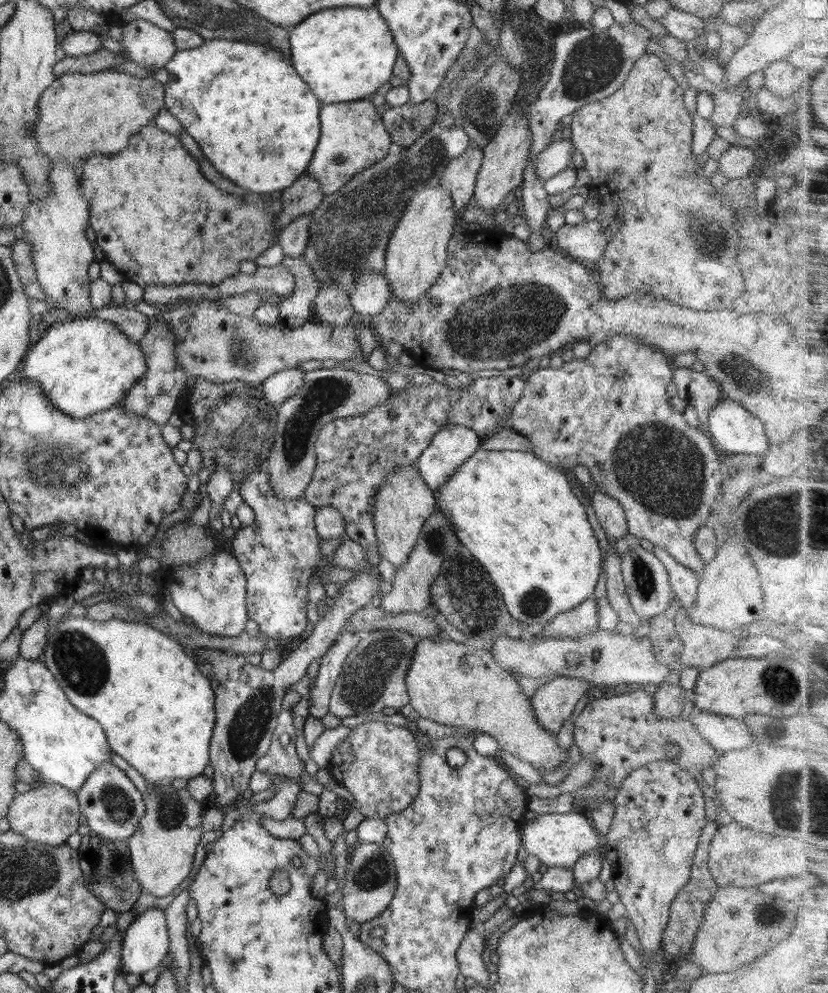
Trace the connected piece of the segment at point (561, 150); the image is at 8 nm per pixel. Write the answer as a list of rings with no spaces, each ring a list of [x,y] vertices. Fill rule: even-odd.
[[[566,134],[560,142],[551,142],[540,154],[535,163],[538,178],[549,179],[556,173],[568,169],[572,165],[572,152],[576,149],[569,134]]]

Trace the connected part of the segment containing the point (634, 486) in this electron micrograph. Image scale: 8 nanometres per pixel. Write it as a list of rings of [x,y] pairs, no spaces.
[[[614,333],[608,335],[606,340],[599,342],[592,347],[589,356],[584,358],[574,357],[570,362],[563,362],[560,368],[542,368],[534,370],[532,374],[524,379],[525,387],[518,402],[512,406],[509,415],[505,418],[512,431],[516,431],[525,436],[533,444],[533,453],[549,465],[557,467],[558,470],[569,472],[573,466],[583,464],[592,476],[591,483],[596,485],[596,492],[610,495],[612,499],[618,499],[618,503],[624,509],[626,515],[627,533],[634,537],[650,541],[654,547],[665,549],[672,560],[678,561],[686,568],[693,570],[698,577],[702,576],[706,562],[703,562],[698,555],[698,551],[692,545],[692,540],[696,536],[696,529],[707,525],[711,508],[719,497],[722,489],[724,474],[722,473],[722,452],[717,449],[712,438],[703,428],[695,429],[691,427],[682,413],[674,411],[670,404],[670,397],[667,395],[667,385],[673,378],[673,369],[670,358],[660,351],[654,350],[647,344],[639,343],[635,338],[628,335]]]

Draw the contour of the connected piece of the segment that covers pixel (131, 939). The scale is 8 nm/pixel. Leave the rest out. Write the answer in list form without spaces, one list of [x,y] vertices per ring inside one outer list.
[[[149,907],[138,914],[123,934],[124,973],[143,977],[160,966],[169,954],[169,934],[165,912]]]

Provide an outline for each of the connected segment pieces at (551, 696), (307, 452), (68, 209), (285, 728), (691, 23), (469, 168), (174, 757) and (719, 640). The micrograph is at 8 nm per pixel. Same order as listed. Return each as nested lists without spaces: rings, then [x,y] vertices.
[[[556,677],[544,683],[531,696],[531,705],[536,720],[549,733],[557,735],[563,722],[571,715],[578,700],[590,690],[583,679]]]
[[[343,366],[305,372],[303,379],[305,383],[276,406],[278,418],[275,420],[274,444],[262,464],[272,490],[282,500],[298,500],[305,496],[304,492],[315,472],[315,442],[319,430],[327,422],[335,418],[358,416],[374,406],[385,405],[394,391],[382,377],[346,370]]]
[[[69,162],[51,163],[49,172],[50,190],[45,198],[30,201],[24,220],[21,222],[26,231],[28,242],[33,250],[33,263],[36,278],[46,294],[49,313],[66,310],[70,318],[91,316],[94,307],[90,301],[90,282],[88,270],[95,261],[96,254],[92,244],[86,239],[84,231],[90,226],[90,206],[80,194],[78,178]]]
[[[280,711],[277,719],[270,748],[256,761],[256,771],[294,779],[305,772],[305,764],[296,753],[296,728],[292,720],[292,711]]]
[[[672,9],[658,20],[669,35],[695,47],[697,37],[705,33],[705,22],[694,14]]]
[[[471,144],[464,154],[447,160],[442,169],[440,185],[451,194],[453,208],[459,215],[472,198],[482,161],[483,150],[478,145]]]
[[[66,615],[47,629],[47,643],[44,647],[41,661],[54,675],[71,704],[86,716],[94,718],[100,723],[106,733],[112,752],[122,757],[130,766],[136,768],[148,783],[168,783],[175,778],[184,778],[184,780],[189,781],[191,778],[203,774],[204,768],[208,766],[210,761],[210,739],[216,722],[215,694],[212,690],[210,679],[200,672],[194,658],[173,637],[162,634],[159,630],[150,627],[146,623],[122,622],[122,620],[116,618],[114,620],[106,620],[106,622],[92,622],[90,618],[74,618],[71,615]]]
[[[676,597],[674,604],[675,629],[683,644],[681,663],[684,667],[696,666],[703,669],[727,659],[734,652],[737,642],[747,636],[747,633],[740,630],[720,630],[694,624],[690,621],[686,608]]]

